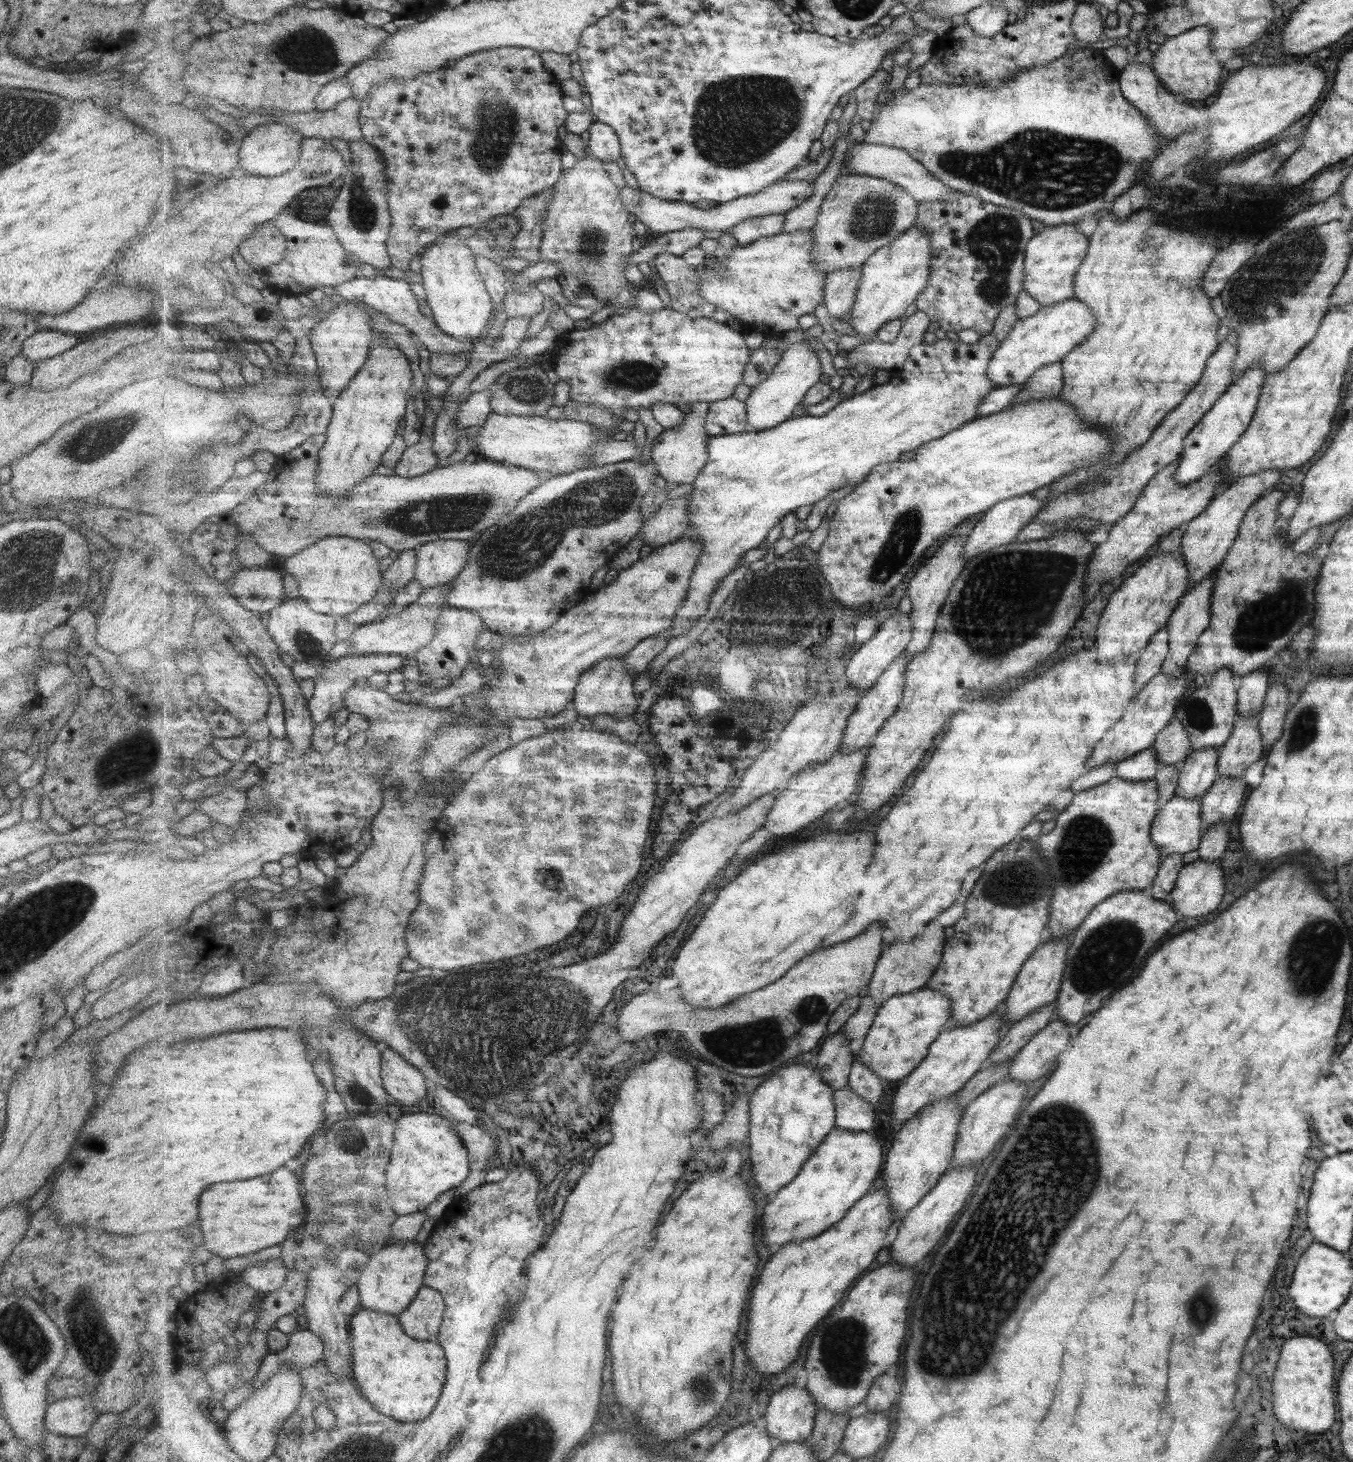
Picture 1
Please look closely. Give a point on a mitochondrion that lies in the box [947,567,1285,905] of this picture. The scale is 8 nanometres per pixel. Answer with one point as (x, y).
(1087, 840)

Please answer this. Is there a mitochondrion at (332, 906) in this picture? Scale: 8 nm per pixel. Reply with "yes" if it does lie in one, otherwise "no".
no

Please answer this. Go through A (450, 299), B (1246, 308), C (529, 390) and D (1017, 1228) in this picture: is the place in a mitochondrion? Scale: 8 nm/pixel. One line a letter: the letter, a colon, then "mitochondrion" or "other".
A: other
B: mitochondrion
C: mitochondrion
D: mitochondrion

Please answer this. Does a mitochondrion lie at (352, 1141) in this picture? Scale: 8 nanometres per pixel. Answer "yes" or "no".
yes

